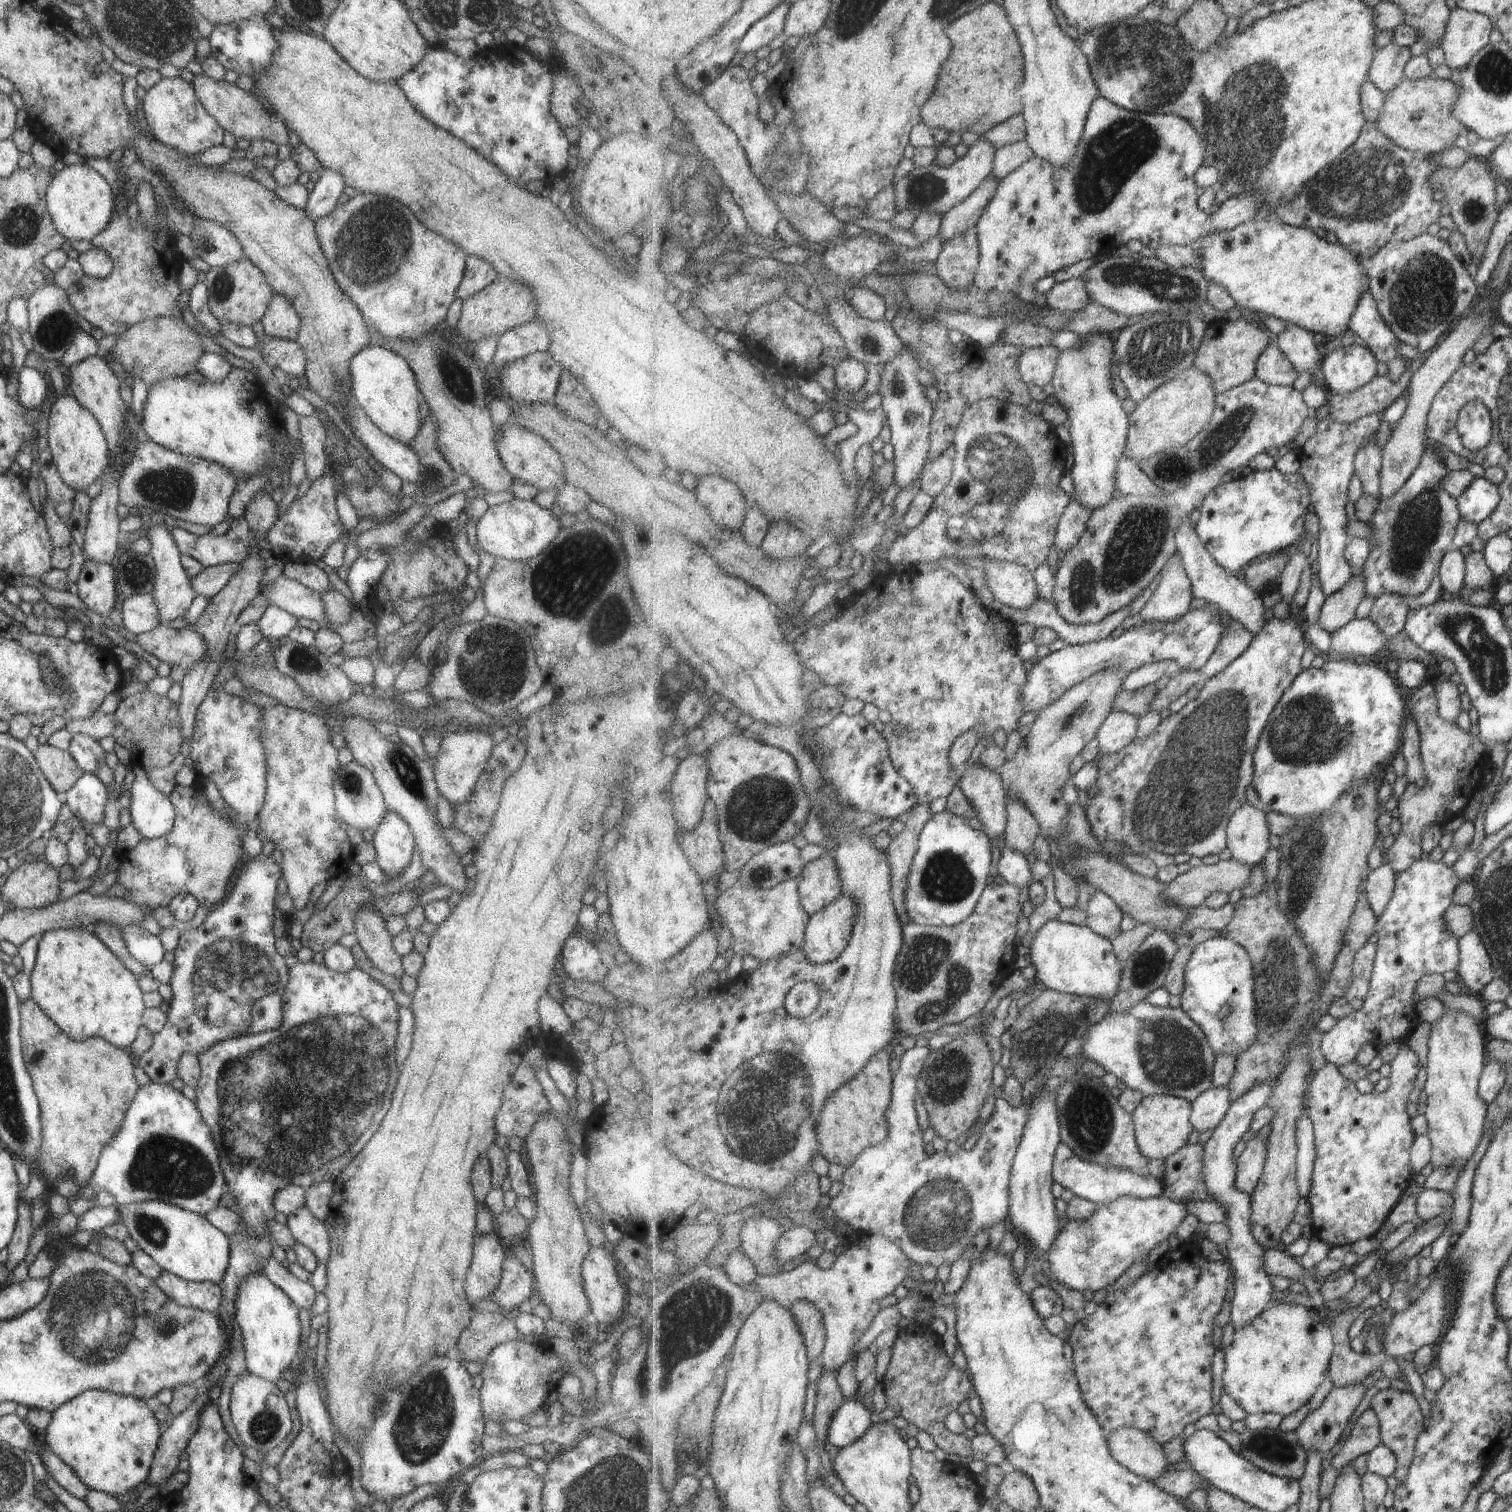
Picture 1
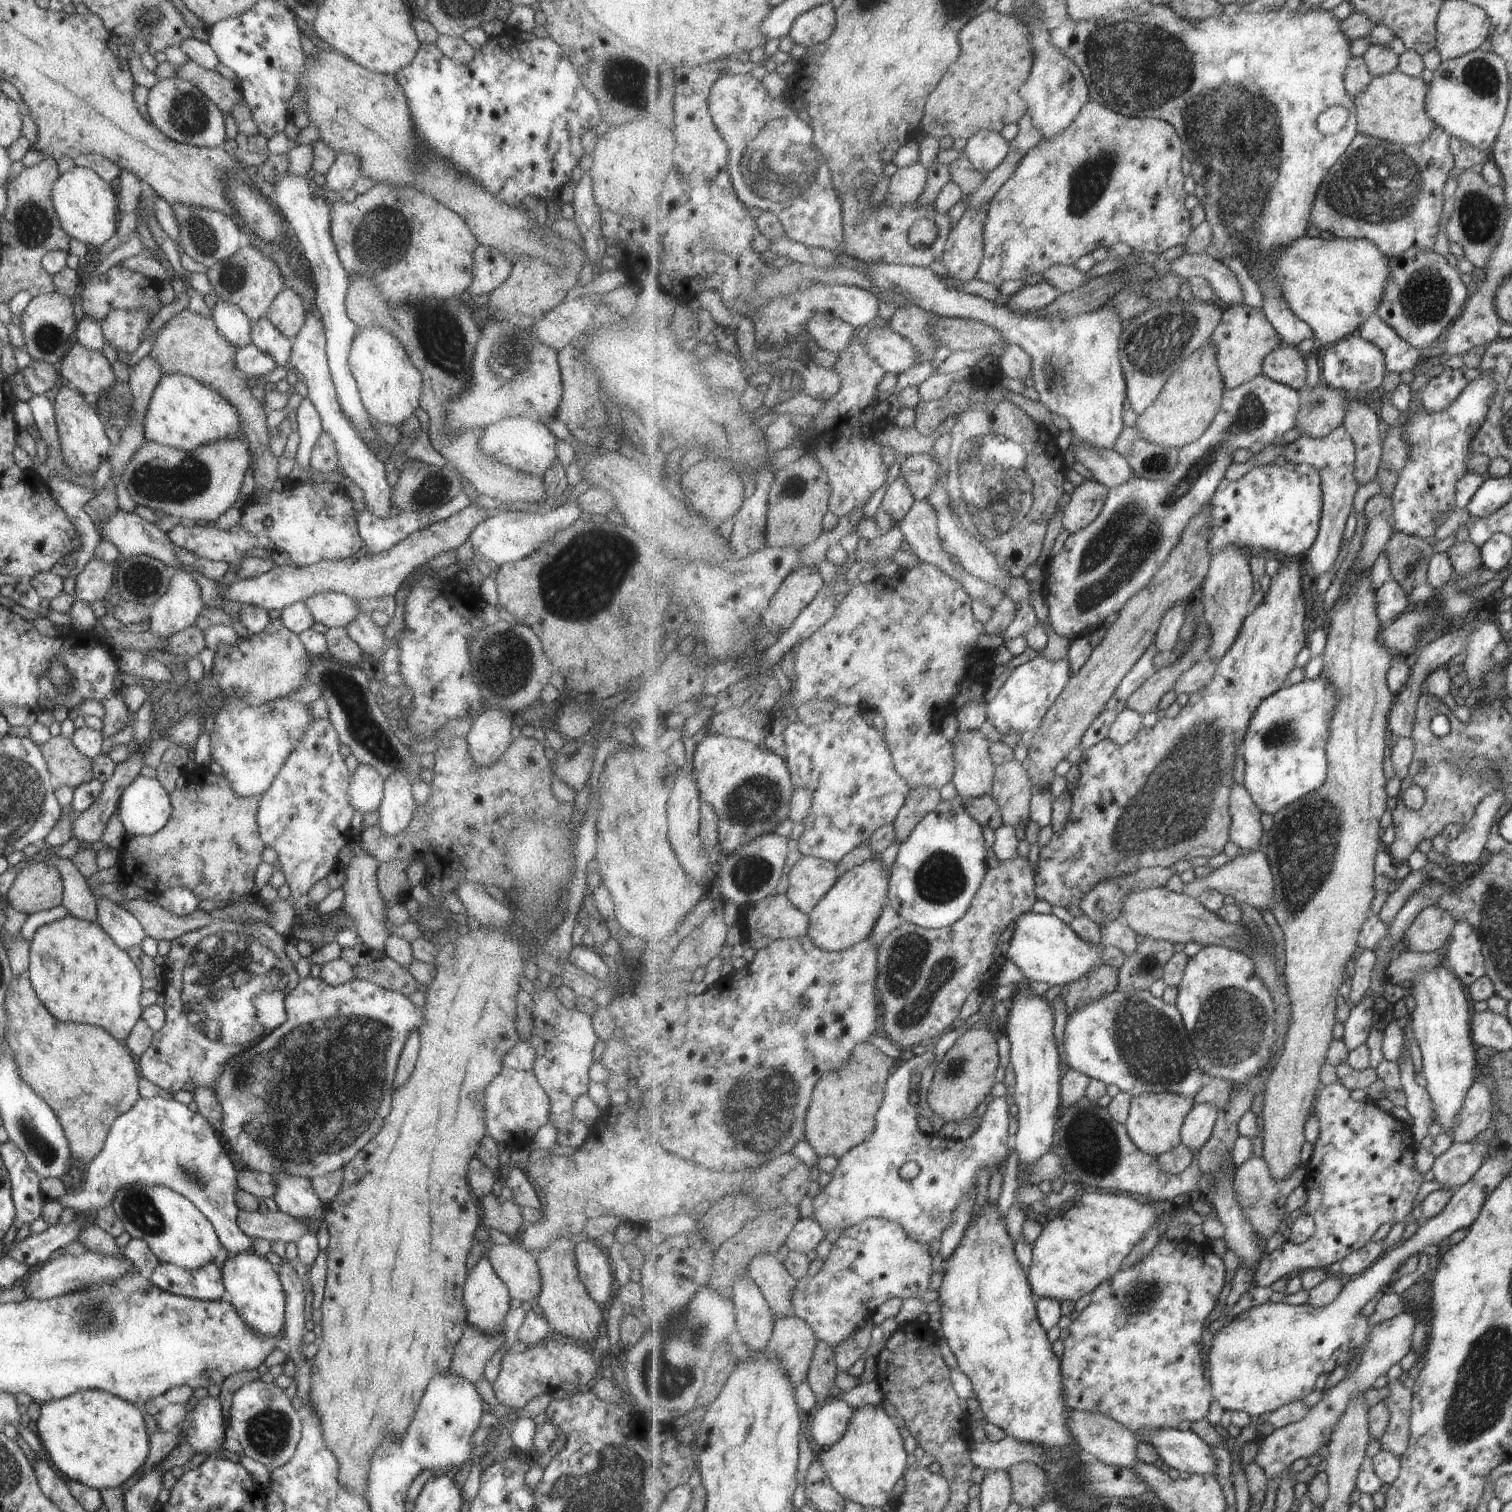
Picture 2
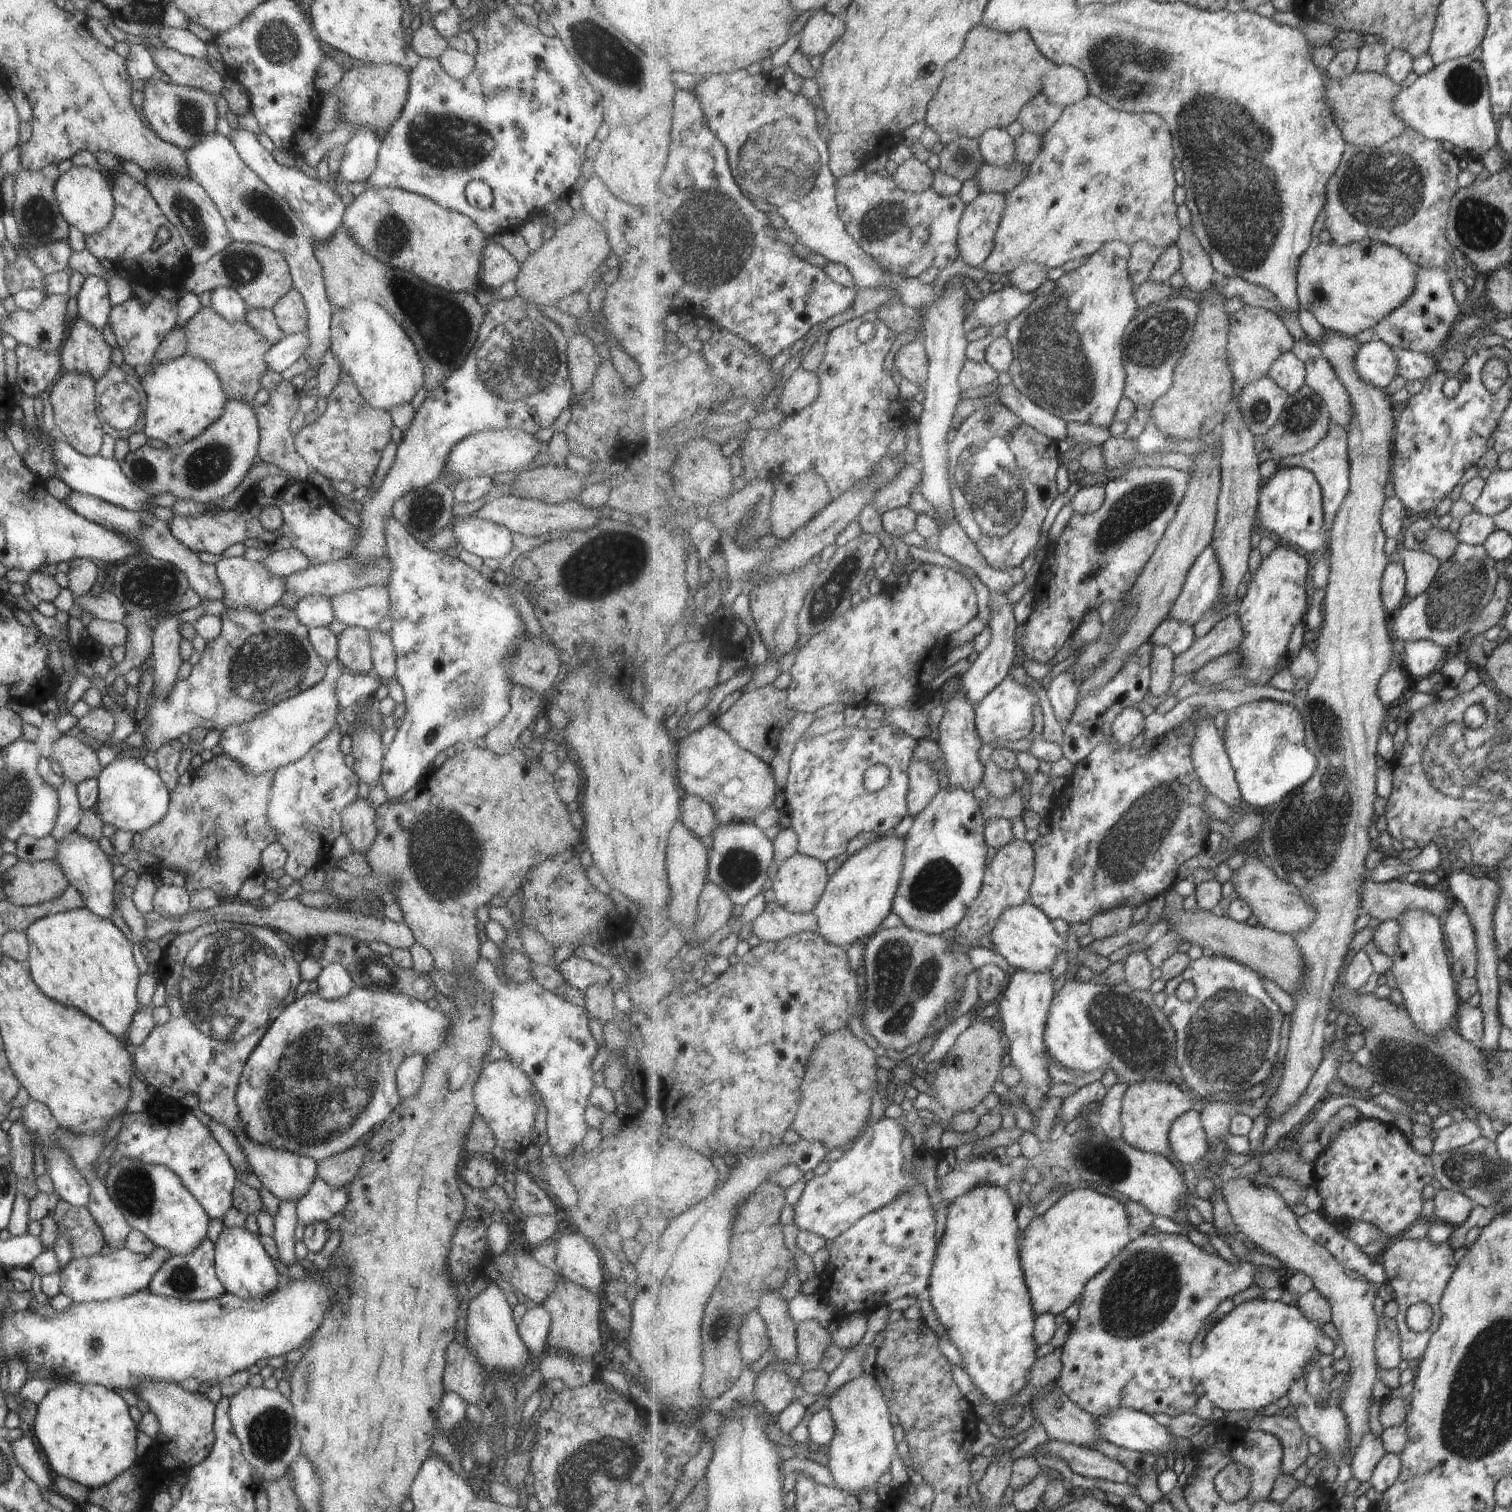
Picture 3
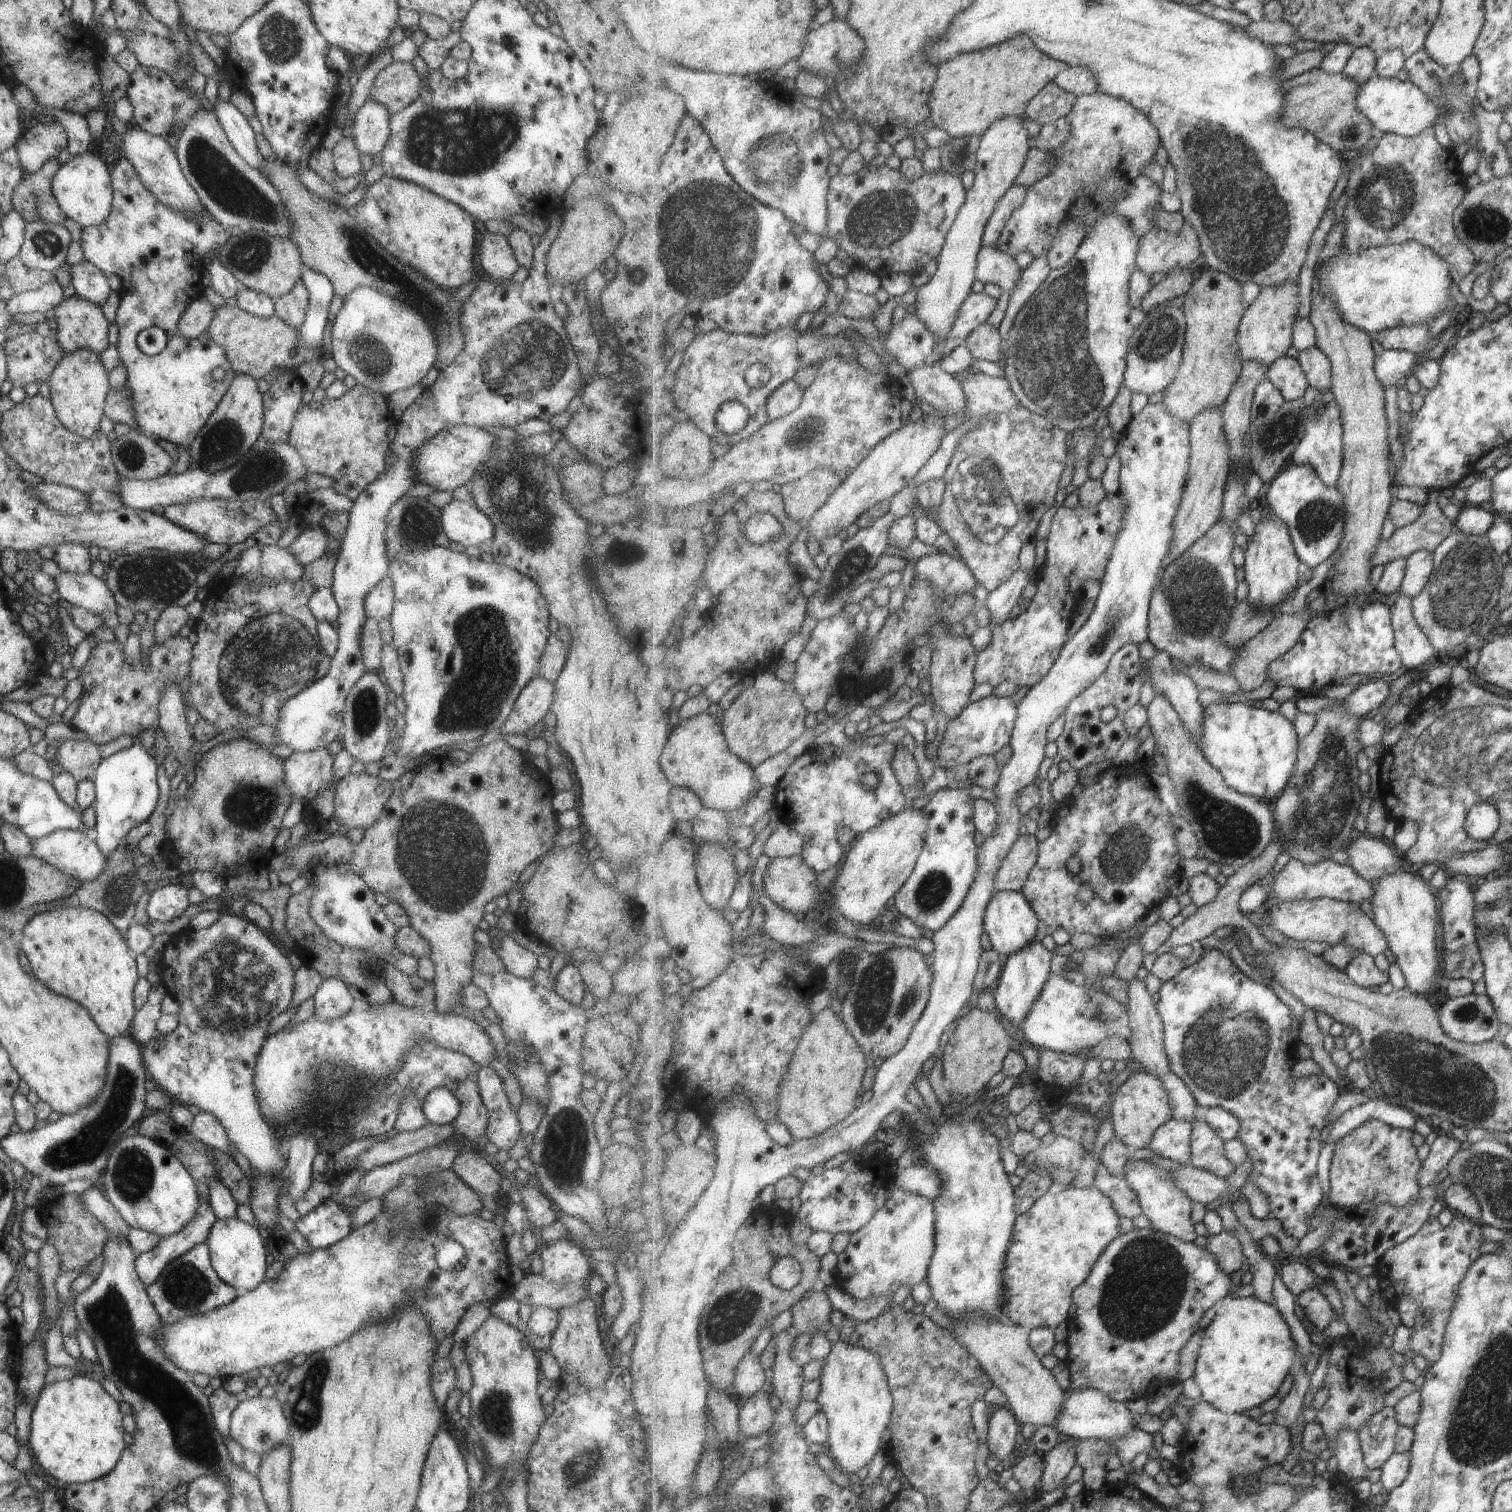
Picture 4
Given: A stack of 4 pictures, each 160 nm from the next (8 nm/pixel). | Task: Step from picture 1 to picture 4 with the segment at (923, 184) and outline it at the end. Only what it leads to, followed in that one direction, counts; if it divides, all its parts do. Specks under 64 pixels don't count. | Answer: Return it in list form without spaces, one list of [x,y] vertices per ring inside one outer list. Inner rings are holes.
[[[1008,116],[996,120],[982,136],[977,151],[976,176],[973,188],[967,193],[966,203],[959,211],[958,218],[946,238],[942,255],[937,260],[937,270],[931,280],[917,290],[915,314],[932,330],[938,341],[944,341],[954,328],[955,319],[967,298],[971,286],[977,280],[975,271],[978,266],[978,254],[982,250],[983,235],[987,223],[994,215],[999,201],[1016,184],[1019,174],[1027,163],[1031,149],[1031,136],[1024,123],[1025,117]]]

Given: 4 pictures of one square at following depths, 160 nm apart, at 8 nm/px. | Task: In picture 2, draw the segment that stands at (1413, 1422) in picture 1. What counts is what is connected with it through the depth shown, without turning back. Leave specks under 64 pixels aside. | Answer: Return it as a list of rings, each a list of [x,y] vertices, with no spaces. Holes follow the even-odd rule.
[[[1401,1379],[1389,1381],[1387,1387],[1389,1396],[1382,1403],[1389,1408],[1391,1420],[1386,1434],[1380,1440],[1380,1448],[1401,1458],[1410,1447],[1414,1393],[1412,1389],[1403,1386]]]

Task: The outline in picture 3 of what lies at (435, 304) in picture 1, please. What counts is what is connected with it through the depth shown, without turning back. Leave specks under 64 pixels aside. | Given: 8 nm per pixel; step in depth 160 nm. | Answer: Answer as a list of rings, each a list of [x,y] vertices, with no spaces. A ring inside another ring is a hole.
[[[395,187],[366,188],[346,206],[341,225],[367,255],[402,272],[407,270],[428,285],[447,292],[473,289],[480,256],[488,243],[468,216]]]

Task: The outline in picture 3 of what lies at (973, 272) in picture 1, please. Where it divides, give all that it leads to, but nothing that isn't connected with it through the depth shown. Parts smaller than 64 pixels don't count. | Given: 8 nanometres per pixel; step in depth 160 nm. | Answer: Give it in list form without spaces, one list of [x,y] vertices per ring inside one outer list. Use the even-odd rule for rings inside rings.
[[[1000,192],[983,193],[966,205],[966,212],[959,223],[958,249],[963,262],[979,268],[994,251],[995,239],[1007,206],[1006,196]]]

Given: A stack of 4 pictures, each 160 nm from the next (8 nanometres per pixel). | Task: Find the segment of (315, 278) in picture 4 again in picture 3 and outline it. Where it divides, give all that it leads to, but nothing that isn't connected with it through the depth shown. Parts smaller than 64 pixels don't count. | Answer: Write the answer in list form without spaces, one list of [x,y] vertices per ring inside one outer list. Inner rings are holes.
[[[308,330],[283,336],[276,343],[271,345],[264,354],[264,361],[267,368],[280,372],[284,368],[291,366],[295,360],[306,351],[308,345]]]

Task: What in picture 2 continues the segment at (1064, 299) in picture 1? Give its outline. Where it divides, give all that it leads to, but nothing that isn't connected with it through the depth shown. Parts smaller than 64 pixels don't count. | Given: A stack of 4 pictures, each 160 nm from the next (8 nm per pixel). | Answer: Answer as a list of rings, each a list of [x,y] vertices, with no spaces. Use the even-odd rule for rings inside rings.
[[[1046,282],[1035,284],[1034,286],[1025,285],[1008,300],[1009,308],[1013,308],[1015,315],[1029,310],[1042,310],[1047,308],[1061,296],[1059,288],[1053,288]]]

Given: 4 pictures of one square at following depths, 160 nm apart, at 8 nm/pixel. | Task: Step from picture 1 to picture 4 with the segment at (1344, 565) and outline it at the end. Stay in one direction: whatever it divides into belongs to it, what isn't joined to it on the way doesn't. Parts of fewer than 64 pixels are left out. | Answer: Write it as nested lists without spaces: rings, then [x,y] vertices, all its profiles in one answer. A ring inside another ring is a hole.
[[[1310,386],[1305,393],[1304,400],[1312,407],[1313,412],[1314,409],[1320,408],[1323,410],[1323,414],[1315,419],[1311,416],[1311,419],[1303,423],[1305,428],[1304,437],[1292,454],[1291,460],[1298,465],[1312,466],[1318,472],[1318,475],[1322,477],[1322,481],[1327,486],[1337,487],[1344,461],[1344,426],[1341,407],[1332,389],[1323,390]],[[1319,400],[1322,400],[1322,402],[1319,402]]]

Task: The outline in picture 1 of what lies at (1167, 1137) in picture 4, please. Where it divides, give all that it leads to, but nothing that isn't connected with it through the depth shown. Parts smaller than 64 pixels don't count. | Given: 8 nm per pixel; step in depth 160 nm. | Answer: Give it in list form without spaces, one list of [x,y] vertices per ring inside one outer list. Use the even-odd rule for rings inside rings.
[[[1211,1087],[1195,1102],[1191,1122],[1198,1133],[1215,1131],[1226,1118],[1233,1104],[1230,1099],[1231,1087]]]

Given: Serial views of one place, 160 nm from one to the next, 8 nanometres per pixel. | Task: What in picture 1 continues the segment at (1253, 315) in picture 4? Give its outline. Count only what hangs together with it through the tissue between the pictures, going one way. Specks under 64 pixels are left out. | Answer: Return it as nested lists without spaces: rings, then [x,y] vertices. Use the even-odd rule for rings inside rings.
[[[1243,319],[1234,322],[1215,321],[1208,326],[1206,337],[1193,366],[1211,378],[1217,394],[1225,393],[1256,377],[1259,358],[1266,352],[1272,340],[1272,336],[1267,336],[1267,332],[1253,322]]]

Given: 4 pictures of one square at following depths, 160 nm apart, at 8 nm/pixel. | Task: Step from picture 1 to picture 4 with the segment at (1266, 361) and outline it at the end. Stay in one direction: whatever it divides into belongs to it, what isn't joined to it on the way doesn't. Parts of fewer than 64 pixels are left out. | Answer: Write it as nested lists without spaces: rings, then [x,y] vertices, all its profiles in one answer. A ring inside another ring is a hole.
[[[1283,357],[1268,368],[1267,378],[1281,391],[1287,401],[1304,398],[1310,387],[1306,372],[1296,358]]]

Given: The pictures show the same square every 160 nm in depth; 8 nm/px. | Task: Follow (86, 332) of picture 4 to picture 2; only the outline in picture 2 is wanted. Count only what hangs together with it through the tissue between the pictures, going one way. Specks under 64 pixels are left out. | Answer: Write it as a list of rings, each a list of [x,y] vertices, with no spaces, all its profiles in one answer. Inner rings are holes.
[[[75,343],[61,358],[59,375],[75,387],[75,391],[88,397],[95,395],[104,401],[105,396],[112,391],[116,377],[109,362],[101,352],[85,350]]]

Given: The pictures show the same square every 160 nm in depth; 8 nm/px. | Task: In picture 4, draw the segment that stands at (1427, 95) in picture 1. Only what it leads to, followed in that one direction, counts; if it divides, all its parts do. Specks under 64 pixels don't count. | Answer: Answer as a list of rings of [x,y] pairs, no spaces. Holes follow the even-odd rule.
[[[1317,67],[1286,80],[1285,86],[1286,102],[1282,124],[1290,129],[1305,129],[1345,156],[1358,152],[1371,136],[1379,134],[1374,124],[1358,109],[1358,90],[1362,86],[1345,73],[1332,75]]]

